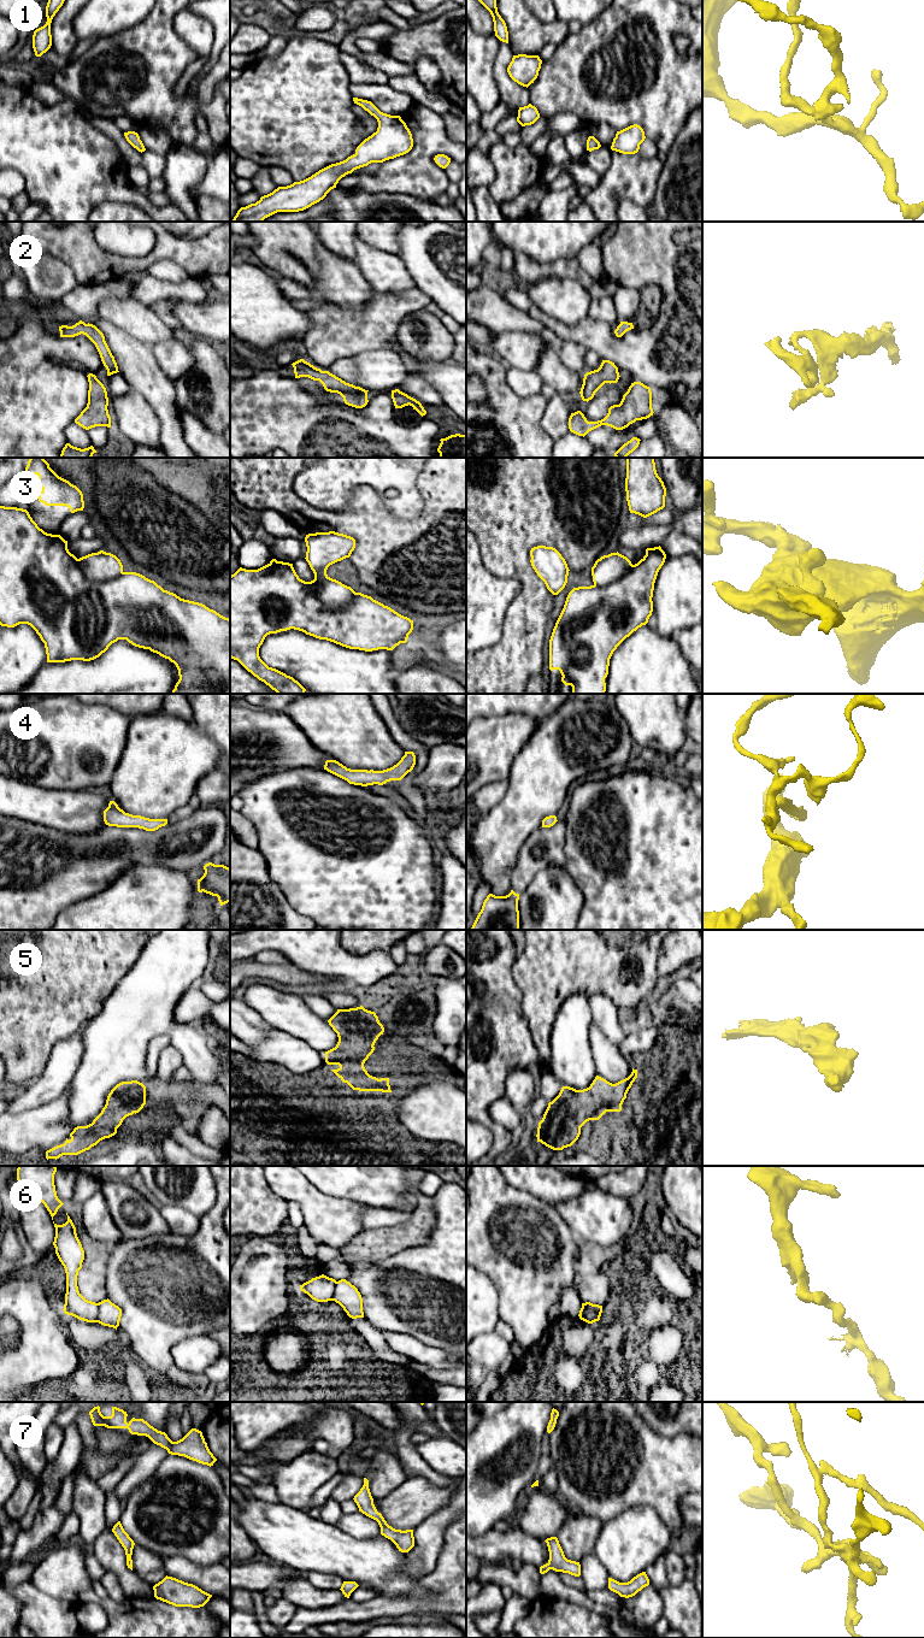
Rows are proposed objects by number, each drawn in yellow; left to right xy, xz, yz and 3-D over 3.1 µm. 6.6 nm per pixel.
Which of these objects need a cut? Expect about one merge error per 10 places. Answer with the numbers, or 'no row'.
6

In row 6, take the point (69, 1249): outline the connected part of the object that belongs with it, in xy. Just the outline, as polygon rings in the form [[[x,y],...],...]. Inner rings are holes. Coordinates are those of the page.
[[[66,1213],[67,1215],[67,1213]],[[67,1215],[67,1221],[57,1225],[53,1245],[55,1254],[65,1268],[66,1294],[64,1313],[87,1322],[96,1322],[99,1316],[99,1304],[86,1300],[78,1291],[77,1275],[84,1260],[84,1250],[77,1237],[76,1227]]]

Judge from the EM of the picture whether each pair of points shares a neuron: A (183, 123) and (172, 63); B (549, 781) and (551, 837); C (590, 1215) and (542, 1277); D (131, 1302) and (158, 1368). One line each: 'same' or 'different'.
A: same
B: different
C: different
D: same

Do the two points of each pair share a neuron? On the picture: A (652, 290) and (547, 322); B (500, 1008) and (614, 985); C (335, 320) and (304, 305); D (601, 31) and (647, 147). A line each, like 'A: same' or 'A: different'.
A: different
B: different
C: different
D: different

